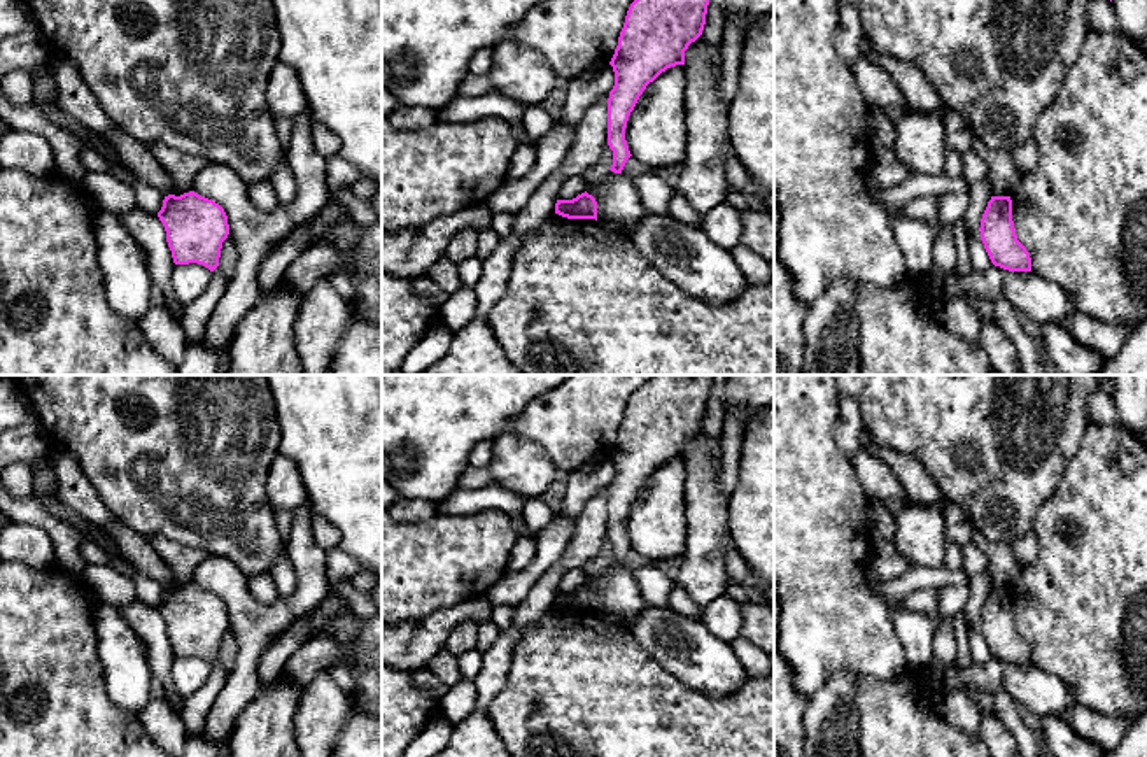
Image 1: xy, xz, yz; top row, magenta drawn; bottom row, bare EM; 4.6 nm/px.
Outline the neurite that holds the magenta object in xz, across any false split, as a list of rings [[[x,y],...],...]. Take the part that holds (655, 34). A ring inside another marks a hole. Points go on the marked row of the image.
[[[634,0],[627,11],[618,46],[609,61],[615,86],[608,98],[608,145],[613,151],[611,172],[622,173],[632,156],[625,140],[630,112],[650,82],[671,67],[685,65],[685,51],[704,30],[709,0]]]

